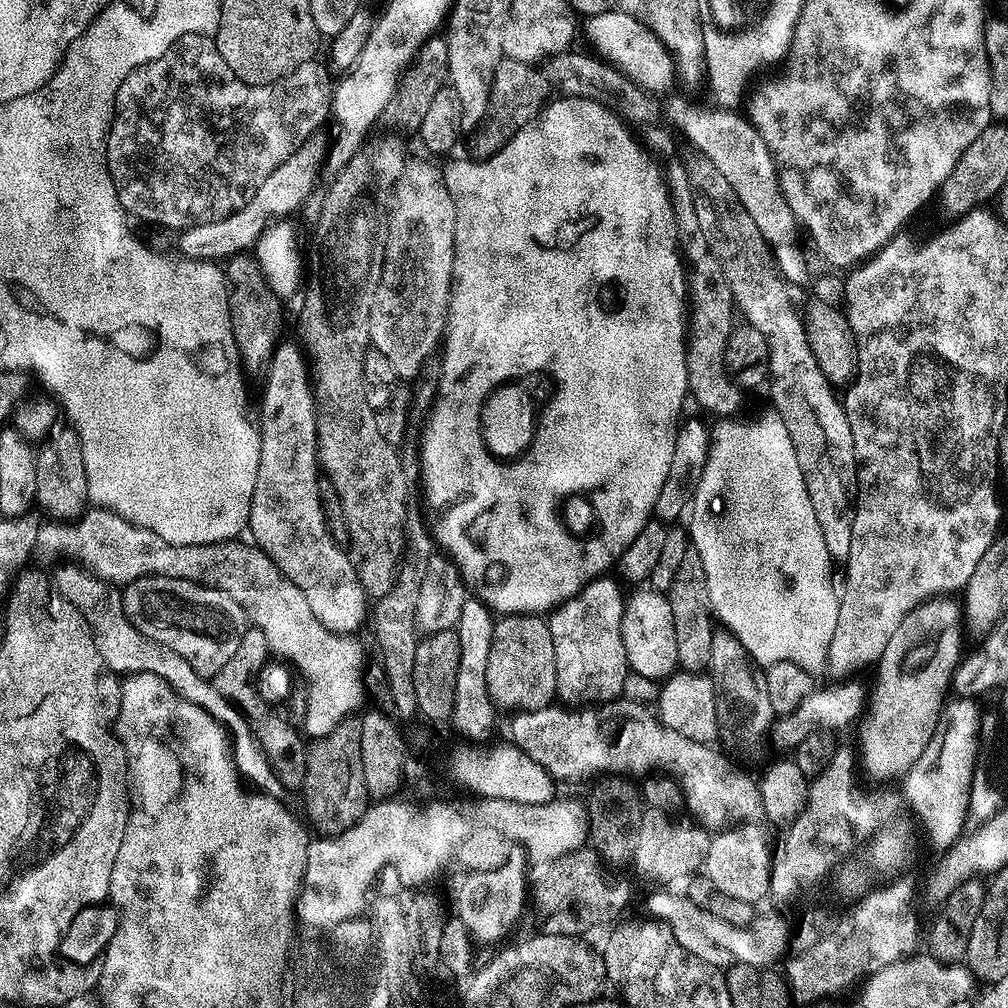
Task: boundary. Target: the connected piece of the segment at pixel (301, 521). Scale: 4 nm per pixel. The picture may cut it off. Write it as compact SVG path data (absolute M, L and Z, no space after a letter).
M281 342L277 344L272 361L268 363L266 369L266 377L264 382L264 397L260 400L260 420L258 419L258 431L260 434L260 461L258 462L258 474L254 482L254 494L250 502L250 514L248 515L247 531L252 532L251 539L256 547L261 548L268 557L274 562L274 566L278 566L280 573L284 575L290 582L294 582L294 586L298 586L298 590L302 590L306 602L310 606L310 610L314 610L314 618L318 618L318 622L322 622L322 626L326 626L326 630L337 632L339 636L351 637L356 634L360 627L365 627L366 621L370 616L370 598L364 592L362 582L358 582L358 574L352 565L352 557L343 547L340 548L332 541L332 536L328 533L328 524L324 521L324 508L320 505L320 484L316 481L318 477L318 461L316 459L316 400L312 397L312 385L310 383L310 368L306 363L306 357L299 343L287 344Z

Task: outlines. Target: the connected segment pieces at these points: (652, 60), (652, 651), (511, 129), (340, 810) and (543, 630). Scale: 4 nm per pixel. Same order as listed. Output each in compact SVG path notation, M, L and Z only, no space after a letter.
M623 10L616 12L596 12L588 20L588 40L592 43L591 51L595 53L601 61L607 62L616 68L622 75L628 77L638 87L644 89L649 94L664 92L674 84L674 61L672 53L668 47L646 27L642 21L635 20L630 13Z
M636 590L633 596L629 595L624 602L624 613L622 614L622 620L620 622L620 633L622 634L622 646L626 650L626 658L628 659L629 667L633 673L639 676L645 676L647 679L660 680L667 678L672 675L673 672L677 671L678 665L676 662L676 643L674 642L674 614L670 614L670 602L668 601L667 595L660 590L652 590L656 592L640 592L644 590Z
M507 58L500 61L498 70L492 79L492 89L490 90L490 102L486 114L476 125L472 136L472 152L477 161L488 162L498 150L522 130L531 120L536 119L545 107L549 99L548 88L550 81L543 71L539 72L539 67L522 60L509 60Z
M349 718L342 721L330 734L315 737L308 748L308 757L306 758L306 778L302 795L304 795L304 808L308 811L308 816L312 819L311 827L324 832L325 837L337 836L346 830L353 828L364 813L370 807L370 797L366 790L366 782L362 774L362 730L360 729L359 719Z
M536 614L501 615L493 626L493 638L489 642L489 658L486 661L485 678L492 703L497 709L505 708L508 714L533 712L549 707L557 699L557 695L554 642L550 638L547 619Z

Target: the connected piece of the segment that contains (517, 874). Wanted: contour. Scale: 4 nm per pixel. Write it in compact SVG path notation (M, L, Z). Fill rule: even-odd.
M505 866L489 872L473 872L463 878L465 880L456 892L455 915L464 923L469 937L477 945L499 945L499 940L519 922L524 904L526 908L526 872Z

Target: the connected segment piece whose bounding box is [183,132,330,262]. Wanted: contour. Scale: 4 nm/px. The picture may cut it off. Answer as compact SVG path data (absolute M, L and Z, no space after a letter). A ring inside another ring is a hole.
M319 132L304 142L286 162L282 162L282 166L278 166L278 170L274 170L274 174L270 174L270 178L266 178L266 182L262 182L262 186L258 186L246 206L213 224L201 224L187 229L183 233L184 248L188 251L185 253L192 258L220 262L255 249L260 235L267 230L269 224L277 218L287 217L287 212L294 211L311 194L312 184L317 182L322 164L324 168L330 152L330 142L323 136Z

